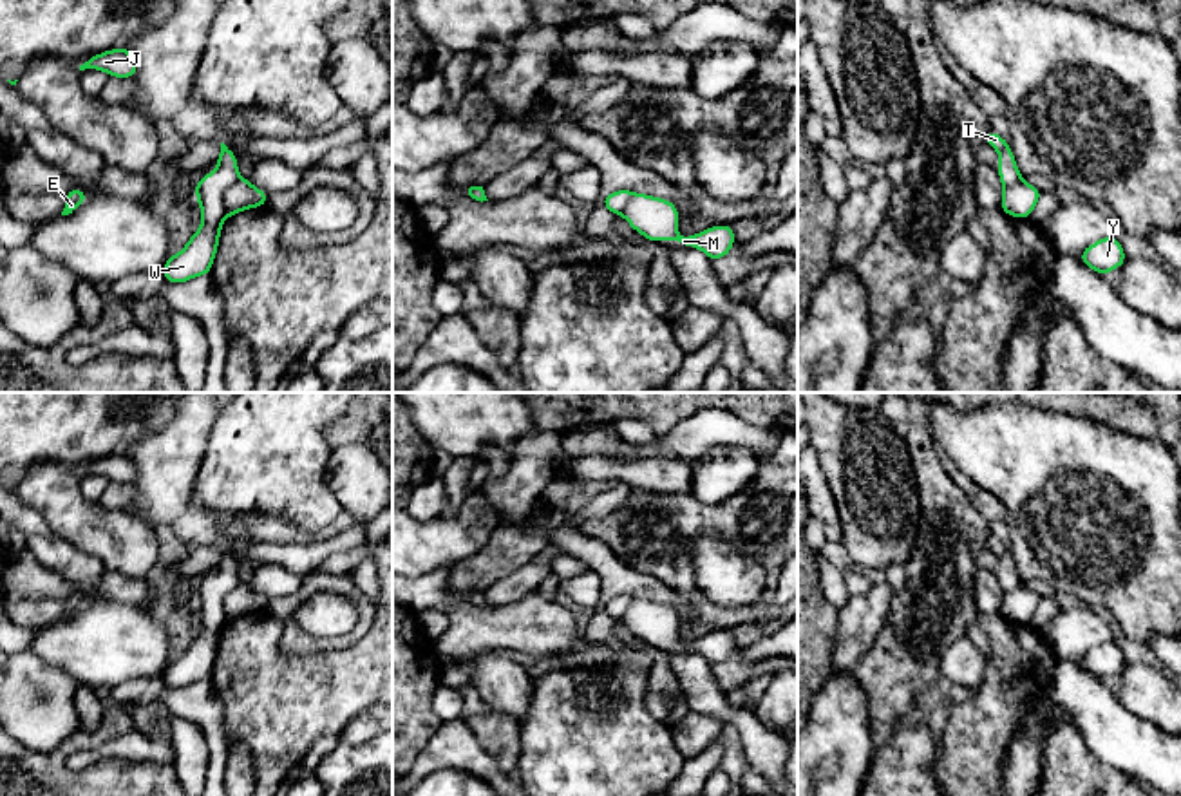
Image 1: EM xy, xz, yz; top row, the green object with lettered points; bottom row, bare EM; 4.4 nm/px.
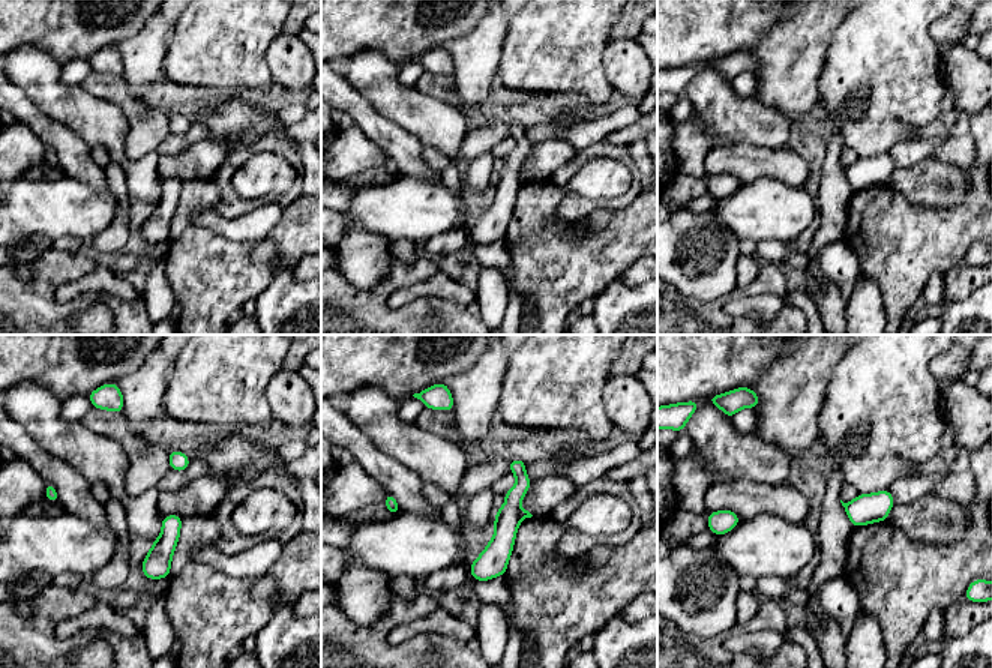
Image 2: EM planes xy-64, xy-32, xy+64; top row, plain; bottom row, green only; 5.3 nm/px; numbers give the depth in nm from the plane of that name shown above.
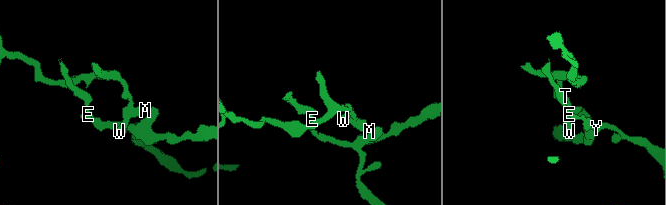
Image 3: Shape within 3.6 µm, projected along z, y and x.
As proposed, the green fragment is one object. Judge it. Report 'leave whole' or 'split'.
split

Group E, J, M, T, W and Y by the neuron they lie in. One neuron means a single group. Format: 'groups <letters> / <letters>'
groups E M Y / J T W

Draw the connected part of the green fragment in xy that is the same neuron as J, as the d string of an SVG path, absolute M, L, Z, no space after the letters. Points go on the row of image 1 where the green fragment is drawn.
M119 47L89 58L83 65L80 65L80 71L85 69L105 71L109 76L116 78L132 78L137 72L137 63L127 47Z

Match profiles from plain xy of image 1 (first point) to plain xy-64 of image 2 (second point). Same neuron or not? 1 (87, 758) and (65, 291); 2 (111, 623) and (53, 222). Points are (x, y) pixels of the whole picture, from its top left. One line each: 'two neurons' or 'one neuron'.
1: one neuron
2: one neuron

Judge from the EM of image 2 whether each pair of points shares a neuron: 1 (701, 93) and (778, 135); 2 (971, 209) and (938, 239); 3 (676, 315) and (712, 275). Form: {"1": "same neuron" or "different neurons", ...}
{"1": "same neuron", "2": "same neuron", "3": "different neurons"}

